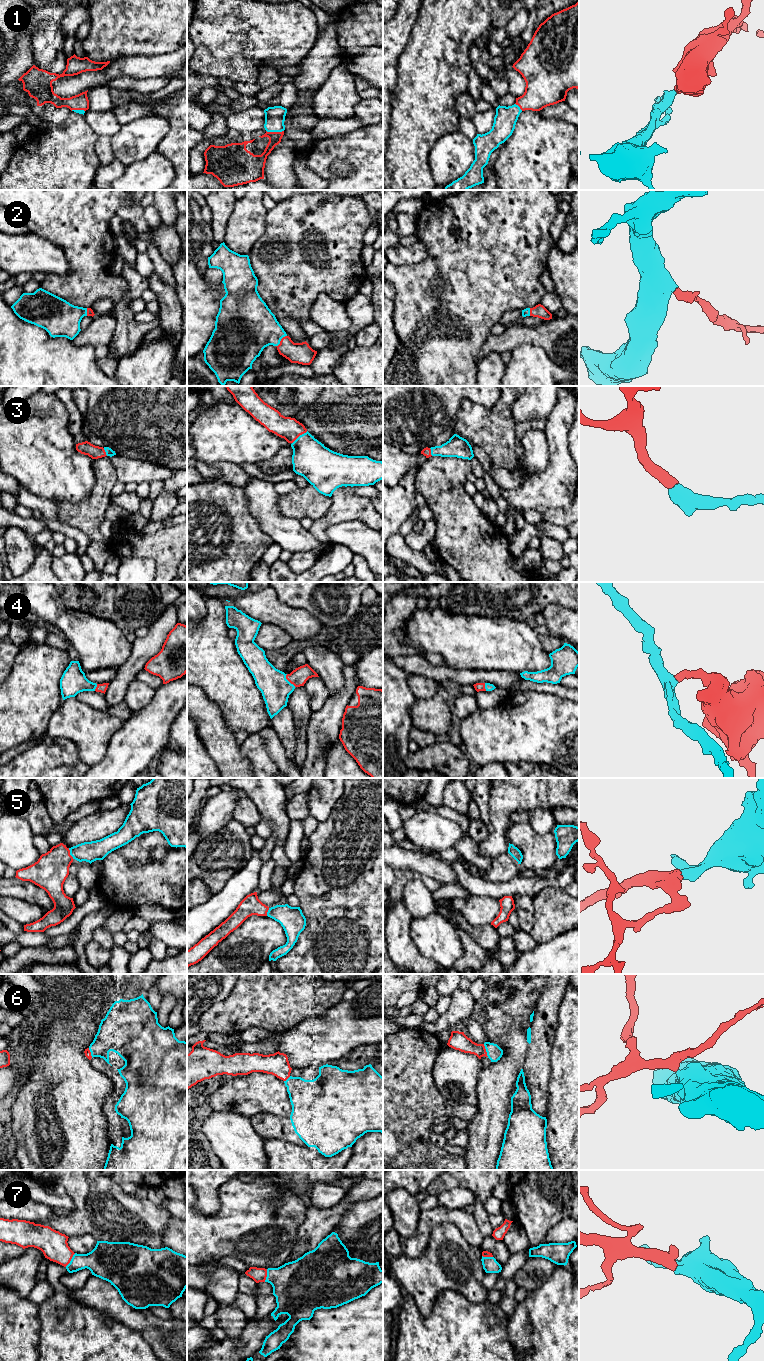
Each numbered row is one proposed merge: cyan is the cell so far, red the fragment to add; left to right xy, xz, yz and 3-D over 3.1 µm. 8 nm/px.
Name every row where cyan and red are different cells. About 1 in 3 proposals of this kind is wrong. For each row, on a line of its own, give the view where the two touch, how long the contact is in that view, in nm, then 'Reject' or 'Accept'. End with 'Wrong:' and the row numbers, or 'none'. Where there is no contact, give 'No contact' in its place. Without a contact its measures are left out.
1: Touches cyan in xz. Shared border 140 nm. Accept
2: Touches cyan in xz. Shared border 130 nm. Accept
3: Touches cyan in xz. Shared border 160 nm. Accept
4: Touches cyan in xz. Shared border 130 nm. Accept
5: Touches cyan in xy. Shared border 100 nm. Accept
6: Touches cyan in yz. Shared border 110 nm. Accept
7: Touches cyan in xy. Shared border 140 nm. Accept
Wrong: none

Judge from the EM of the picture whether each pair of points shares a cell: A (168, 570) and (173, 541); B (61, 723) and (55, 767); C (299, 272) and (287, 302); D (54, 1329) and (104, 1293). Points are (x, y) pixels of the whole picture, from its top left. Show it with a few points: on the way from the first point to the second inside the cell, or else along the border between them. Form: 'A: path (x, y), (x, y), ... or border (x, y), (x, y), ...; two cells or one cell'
A: path (168, 563), (168, 548); one cell
B: border (47, 734), (68, 738), (78, 750); two cells
C: path (294, 279), (288, 285), (288, 295); one cell
D: border (71, 1299), (74, 1302); two cells

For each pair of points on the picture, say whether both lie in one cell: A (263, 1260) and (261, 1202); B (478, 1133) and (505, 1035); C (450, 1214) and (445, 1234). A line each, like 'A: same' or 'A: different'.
A: same
B: same
C: different

